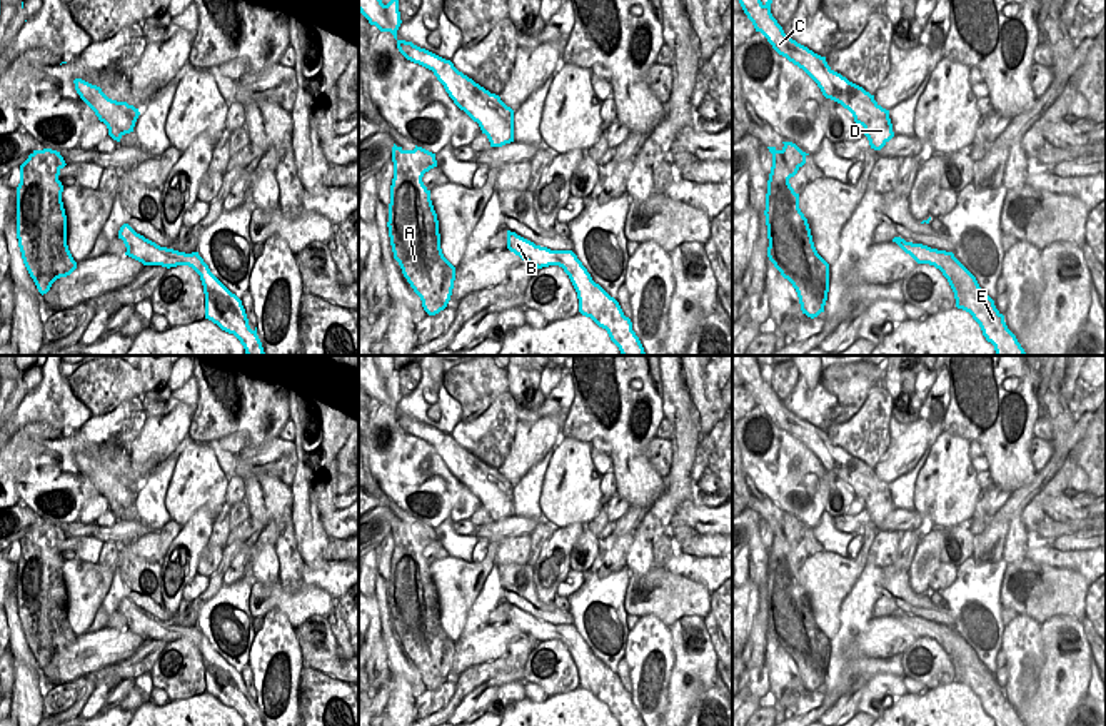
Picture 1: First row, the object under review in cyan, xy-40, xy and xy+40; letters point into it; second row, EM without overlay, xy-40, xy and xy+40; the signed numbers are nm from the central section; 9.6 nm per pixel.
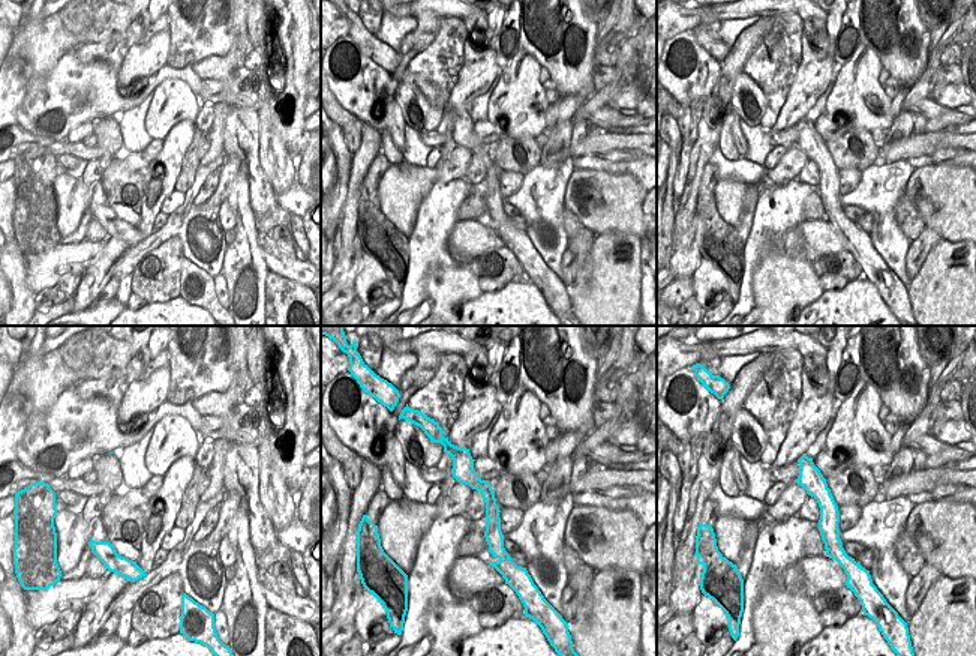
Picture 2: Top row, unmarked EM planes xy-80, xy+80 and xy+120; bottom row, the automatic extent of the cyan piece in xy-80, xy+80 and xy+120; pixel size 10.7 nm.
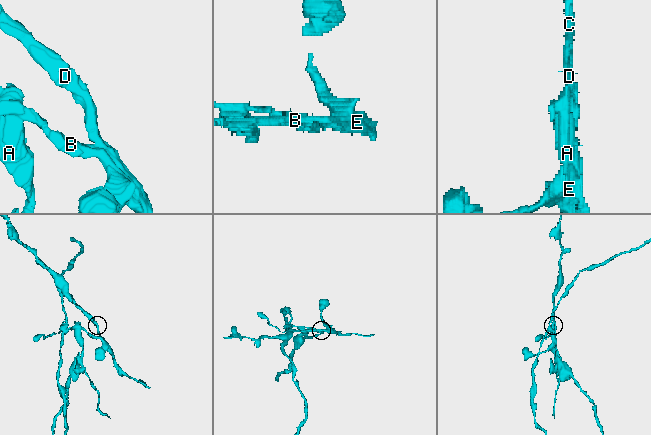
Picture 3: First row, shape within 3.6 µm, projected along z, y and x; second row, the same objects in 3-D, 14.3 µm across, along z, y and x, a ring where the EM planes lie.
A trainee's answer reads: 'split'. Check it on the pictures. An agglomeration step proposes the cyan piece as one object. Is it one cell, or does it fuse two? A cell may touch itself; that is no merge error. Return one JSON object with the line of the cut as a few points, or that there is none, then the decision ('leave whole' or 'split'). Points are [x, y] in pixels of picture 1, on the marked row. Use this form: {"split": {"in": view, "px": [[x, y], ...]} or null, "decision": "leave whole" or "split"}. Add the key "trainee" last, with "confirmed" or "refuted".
{"split": {"in": "xy-40", "px": [[164, 247], [155, 264]]}, "decision": "split", "trainee": "confirmed"}

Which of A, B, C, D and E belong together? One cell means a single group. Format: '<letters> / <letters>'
A B / C D E

